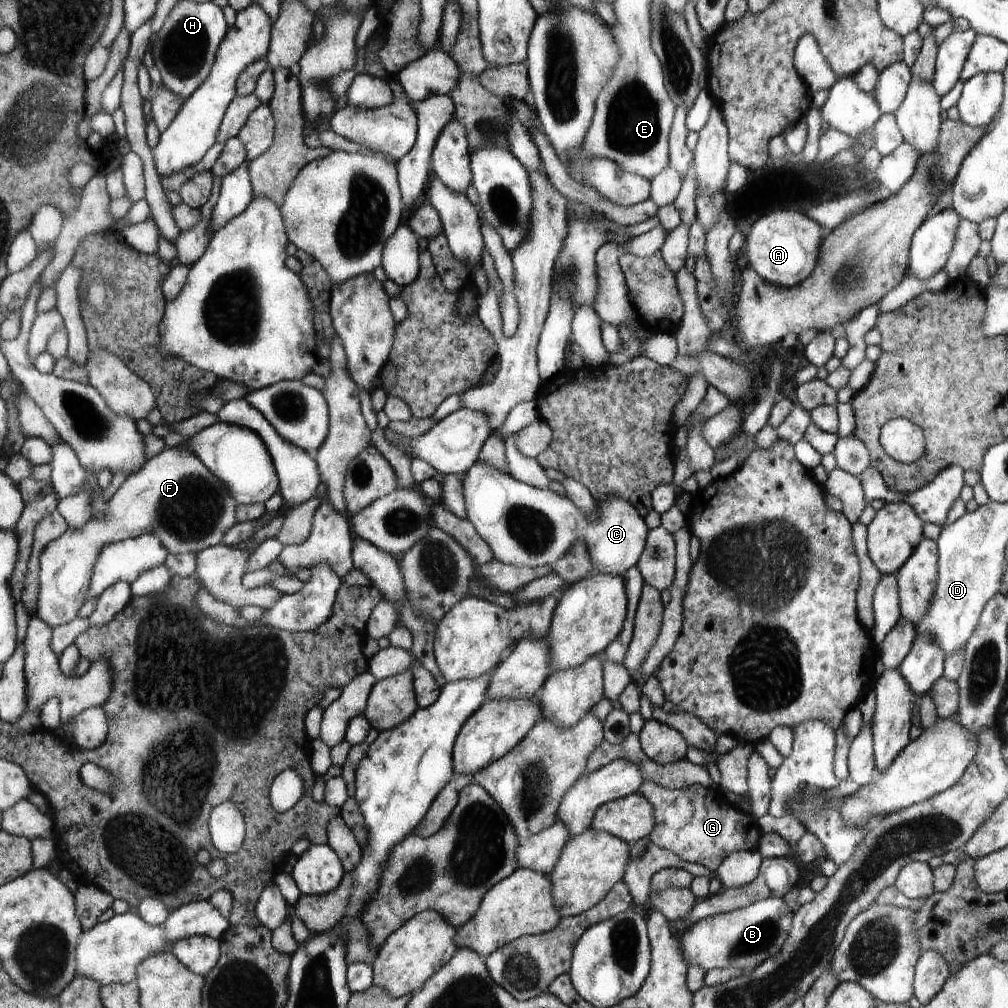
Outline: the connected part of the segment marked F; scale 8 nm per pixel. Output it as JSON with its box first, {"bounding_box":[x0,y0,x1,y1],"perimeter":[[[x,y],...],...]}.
{"bounding_box":[37,443,241,629],"perimeter":[[[183,443],[171,444],[163,453],[152,457],[145,469],[126,479],[120,490],[109,500],[111,511],[106,521],[96,518],[89,521],[82,531],[68,529],[64,536],[51,542],[41,558],[41,597],[37,616],[53,629],[60,628],[76,620],[87,601],[93,574],[99,554],[108,543],[130,540],[146,533],[161,536],[168,550],[178,553],[201,553],[222,544],[231,528],[239,522],[238,511],[241,505],[232,489],[220,478],[190,447]]]}

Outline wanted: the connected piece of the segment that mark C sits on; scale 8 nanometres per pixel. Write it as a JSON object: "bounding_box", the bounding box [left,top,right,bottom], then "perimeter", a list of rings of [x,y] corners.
{"bounding_box":[461,461,650,577],"perimeter":[[[479,461],[461,480],[467,519],[488,543],[493,557],[504,564],[531,569],[553,565],[576,541],[584,541],[596,571],[622,577],[644,550],[650,530],[645,517],[621,496],[600,501],[595,515],[586,516],[567,495],[532,487]]]}

